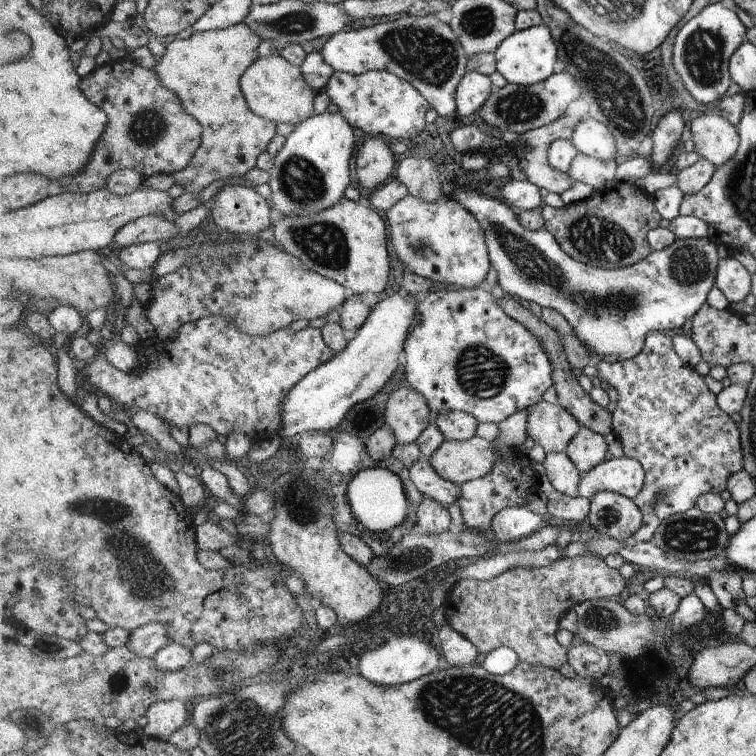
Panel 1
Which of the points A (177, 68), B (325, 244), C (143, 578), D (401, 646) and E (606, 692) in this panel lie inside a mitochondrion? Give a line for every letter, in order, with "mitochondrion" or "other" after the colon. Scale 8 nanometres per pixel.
A: other
B: mitochondrion
C: mitochondrion
D: other
E: other

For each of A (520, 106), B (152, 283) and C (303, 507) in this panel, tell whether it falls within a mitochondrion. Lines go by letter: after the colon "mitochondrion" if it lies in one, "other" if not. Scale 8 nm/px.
A: mitochondrion
B: other
C: mitochondrion

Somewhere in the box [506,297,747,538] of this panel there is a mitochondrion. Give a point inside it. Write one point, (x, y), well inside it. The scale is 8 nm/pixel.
(660, 496)

